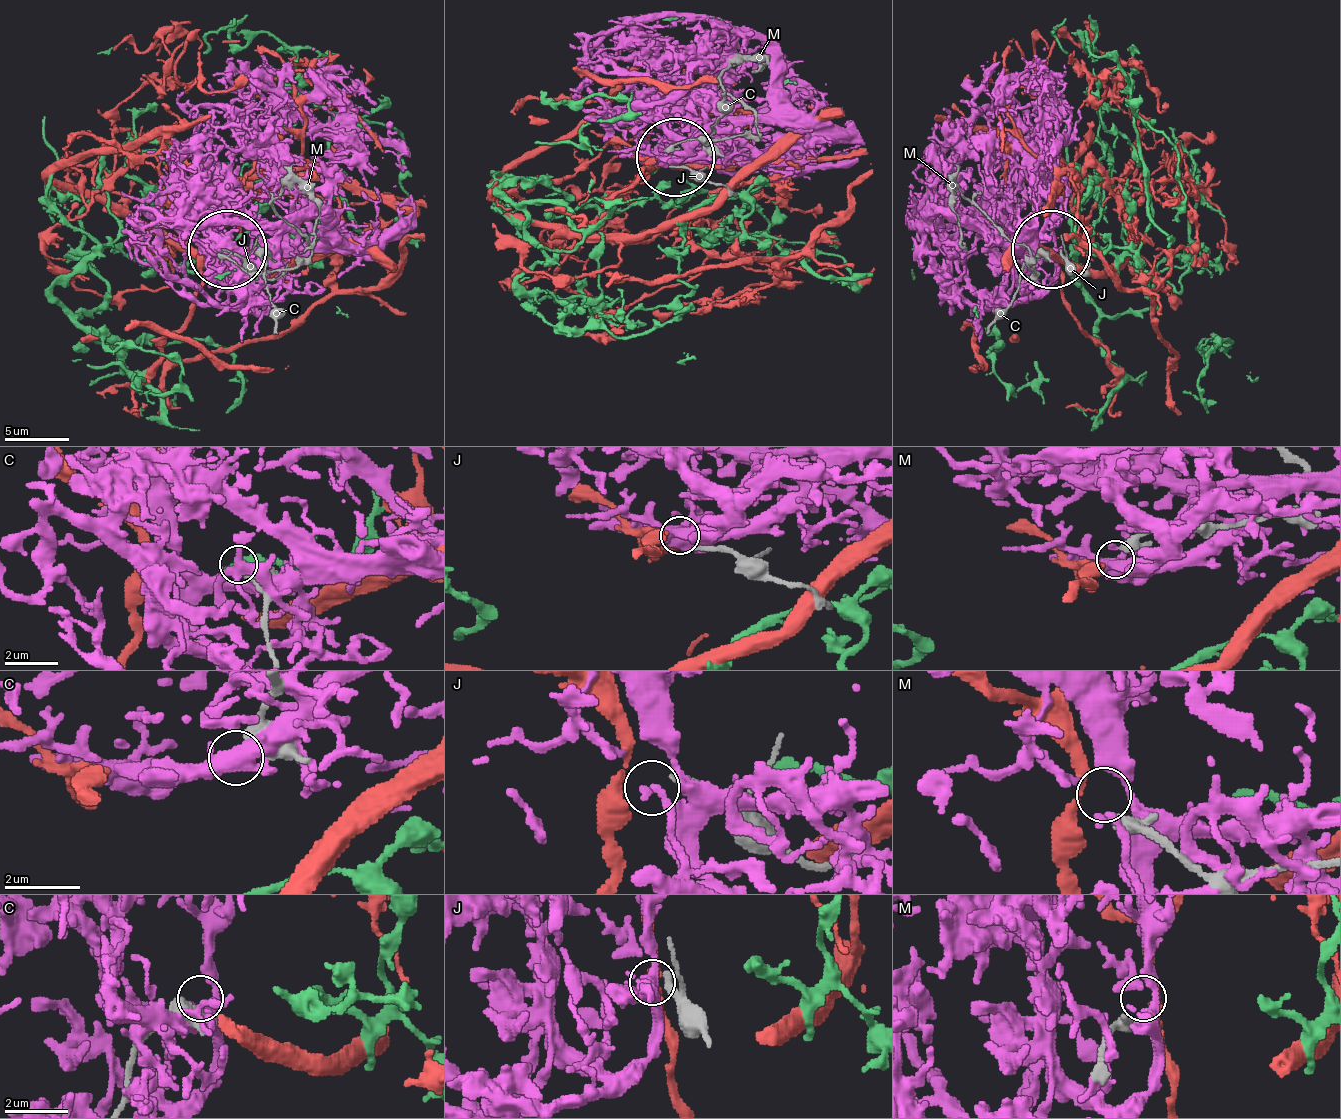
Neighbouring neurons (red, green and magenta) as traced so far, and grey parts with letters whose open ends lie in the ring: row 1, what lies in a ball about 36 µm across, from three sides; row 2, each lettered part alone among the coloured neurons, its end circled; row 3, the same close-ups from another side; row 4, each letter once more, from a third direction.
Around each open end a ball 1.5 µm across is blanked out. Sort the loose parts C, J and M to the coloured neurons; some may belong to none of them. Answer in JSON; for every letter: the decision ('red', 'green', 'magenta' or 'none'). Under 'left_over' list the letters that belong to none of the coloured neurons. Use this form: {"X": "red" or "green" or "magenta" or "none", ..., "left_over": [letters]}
{"C": "none", "J": "none", "M": "red", "left_over": ["C", "J"]}

